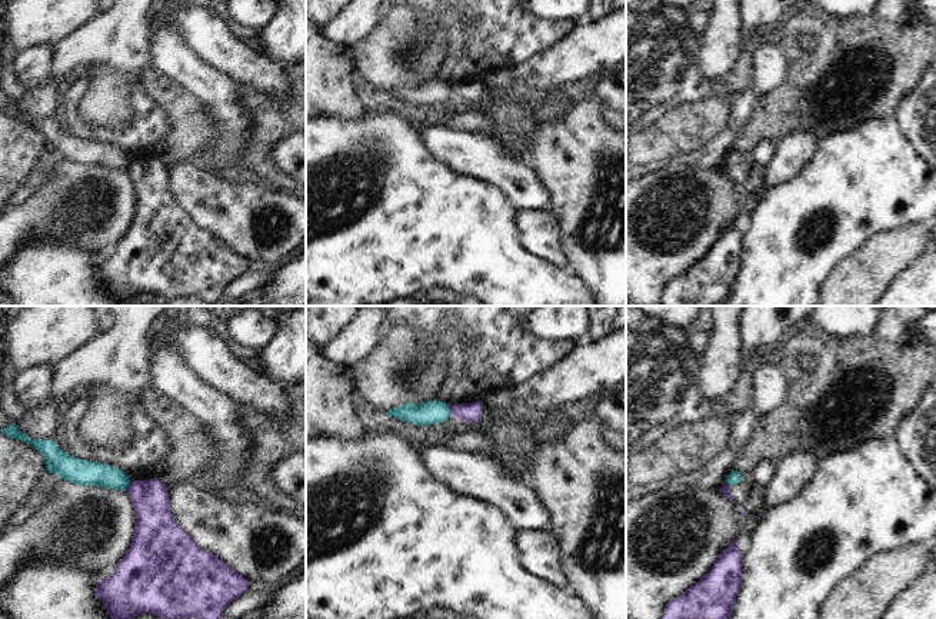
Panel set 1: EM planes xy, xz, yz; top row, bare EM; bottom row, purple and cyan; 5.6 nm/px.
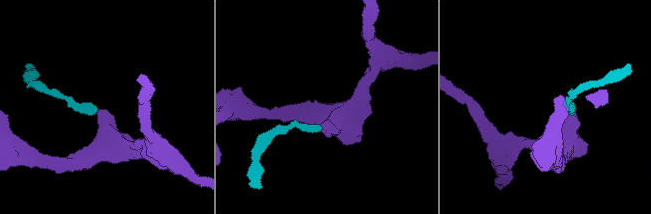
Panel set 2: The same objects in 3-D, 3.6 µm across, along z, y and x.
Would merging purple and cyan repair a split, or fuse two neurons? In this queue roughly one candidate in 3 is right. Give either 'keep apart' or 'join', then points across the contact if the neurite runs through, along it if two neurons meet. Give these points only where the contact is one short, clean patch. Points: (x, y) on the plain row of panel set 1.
keep apart | along xz (447, 85), (452, 93)

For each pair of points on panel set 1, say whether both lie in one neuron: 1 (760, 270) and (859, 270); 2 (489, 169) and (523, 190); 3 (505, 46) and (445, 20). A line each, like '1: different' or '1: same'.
1: different
2: same
3: same

